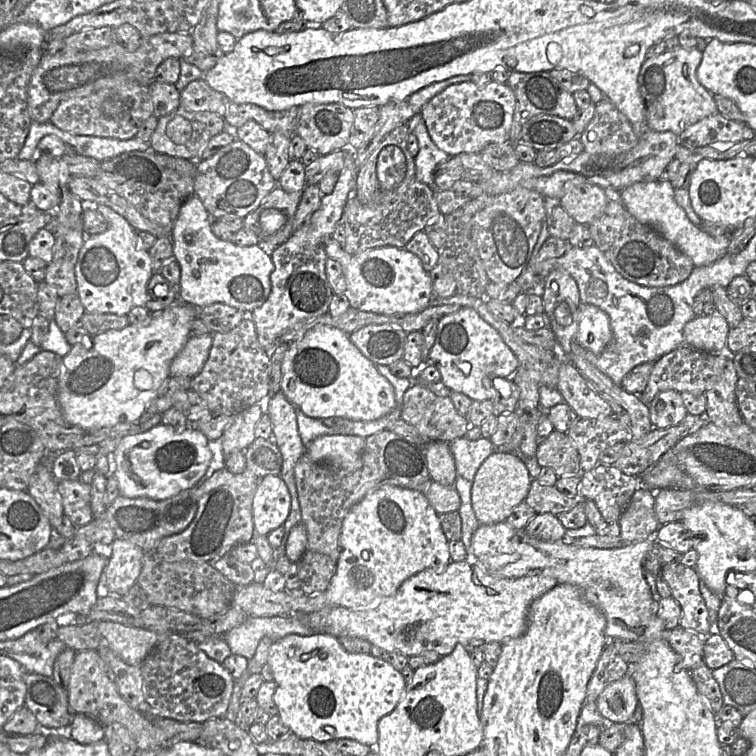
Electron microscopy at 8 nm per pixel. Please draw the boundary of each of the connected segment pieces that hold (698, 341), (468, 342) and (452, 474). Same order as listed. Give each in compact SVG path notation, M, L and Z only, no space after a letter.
M718 311L710 315L701 314L685 324L683 328L684 344L706 351L721 351L727 347L729 332L730 327L726 319Z
M469 307L460 308L459 310L455 311L453 313L442 316L438 320L435 343L434 343L430 353L429 353L427 363L432 363L439 369L439 371L441 373L441 382L445 386L447 386L449 389L451 389L453 391L460 392L460 393L463 393L463 394L467 395L473 401L474 400L493 400L495 398L495 396L496 396L496 388L499 385L501 385L501 383L496 383L495 384L495 379L502 379L502 378L507 379L508 376L512 377L513 374L515 373L515 371L517 370L518 366L519 366L517 356L505 344L505 342L503 341L503 339L501 338L501 336L499 335L497 330L495 328L493 328L485 320L483 320L475 309L469 308Z
M429 441L425 447L425 457L431 480L444 486L453 486L457 471L449 442Z

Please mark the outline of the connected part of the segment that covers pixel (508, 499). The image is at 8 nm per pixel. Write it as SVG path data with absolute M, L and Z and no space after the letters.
M495 451L488 456L477 470L471 488L471 504L479 524L491 525L505 521L512 510L525 501L532 481L524 460L517 454Z

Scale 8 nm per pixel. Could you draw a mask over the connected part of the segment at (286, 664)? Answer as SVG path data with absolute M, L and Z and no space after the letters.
M316 633L311 636L290 634L278 641L275 641L269 649L267 665L269 665L273 673L273 681L276 683L273 701L278 709L278 716L281 718L282 722L291 730L293 734L299 738L312 739L319 742L346 738L356 740L370 747L375 747L378 742L379 720L383 716L391 713L396 708L404 694L407 685L407 682L405 681L401 672L396 670L388 662L376 658L370 654L350 653L344 649L337 637L326 633Z

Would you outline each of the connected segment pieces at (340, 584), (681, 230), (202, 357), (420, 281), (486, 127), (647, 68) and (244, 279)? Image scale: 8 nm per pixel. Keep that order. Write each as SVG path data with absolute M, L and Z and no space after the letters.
M383 486L365 496L345 517L339 538L340 555L336 561L336 572L328 588L314 595L301 591L274 592L262 583L251 582L237 586L231 606L248 617L299 617L310 615L330 607L362 608L393 596L409 577L425 569L441 570L450 562L448 540L441 528L437 512L419 491L397 486Z
M658 180L631 183L620 189L618 193L621 203L633 217L654 229L678 250L689 256L695 267L709 265L725 256L728 253L730 238L712 237L693 224L684 209L677 204L674 191L671 181Z
M212 333L191 336L171 362L170 377L193 378L198 375L208 359L212 341Z
M329 238L325 243L325 251L328 257L336 259L342 265L347 286L345 293L353 308L384 315L417 313L427 308L434 298L429 272L423 268L420 258L405 248L387 245L349 254L340 243Z
M472 81L453 84L430 99L419 111L427 131L450 157L461 153L480 153L490 143L510 140L516 97L507 83L491 81L478 86Z
M678 47L673 51L647 58L638 75L639 90L645 106L646 127L658 131L671 131L680 135L687 127L708 116L719 113L714 96L697 79L697 68L702 51Z
M195 194L182 204L171 232L173 255L181 268L178 300L196 308L223 303L248 316L263 305L270 294L270 276L274 267L270 252L260 243L241 246L219 239L212 231L212 222L213 219Z

